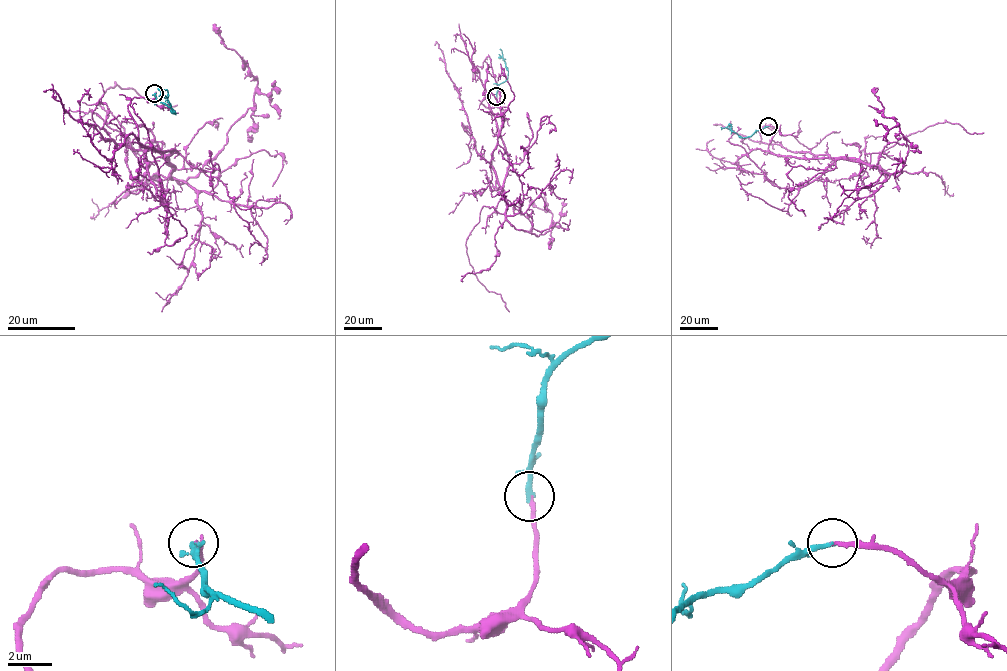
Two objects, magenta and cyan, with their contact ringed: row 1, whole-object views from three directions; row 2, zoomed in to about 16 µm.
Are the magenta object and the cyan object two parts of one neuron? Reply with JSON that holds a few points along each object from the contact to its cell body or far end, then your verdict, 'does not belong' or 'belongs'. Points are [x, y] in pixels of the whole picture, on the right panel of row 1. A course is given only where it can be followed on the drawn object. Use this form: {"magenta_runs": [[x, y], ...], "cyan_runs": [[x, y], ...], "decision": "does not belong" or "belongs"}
{"magenta_runs": [[768, 126], [779, 128], [774, 154], [883, 175], [878, 155], [902, 137], [946, 121], [984, 132]], "cyan_runs": [[768, 126], [743, 137], [728, 127], [721, 127]], "decision": "belongs"}

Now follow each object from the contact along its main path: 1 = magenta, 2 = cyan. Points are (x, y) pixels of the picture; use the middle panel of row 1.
1: (496, 96), (481, 102), (507, 154), (506, 211), (483, 206), (465, 245), (509, 312)
2: (496, 96), (497, 86), (507, 79), (508, 71), (500, 49)

